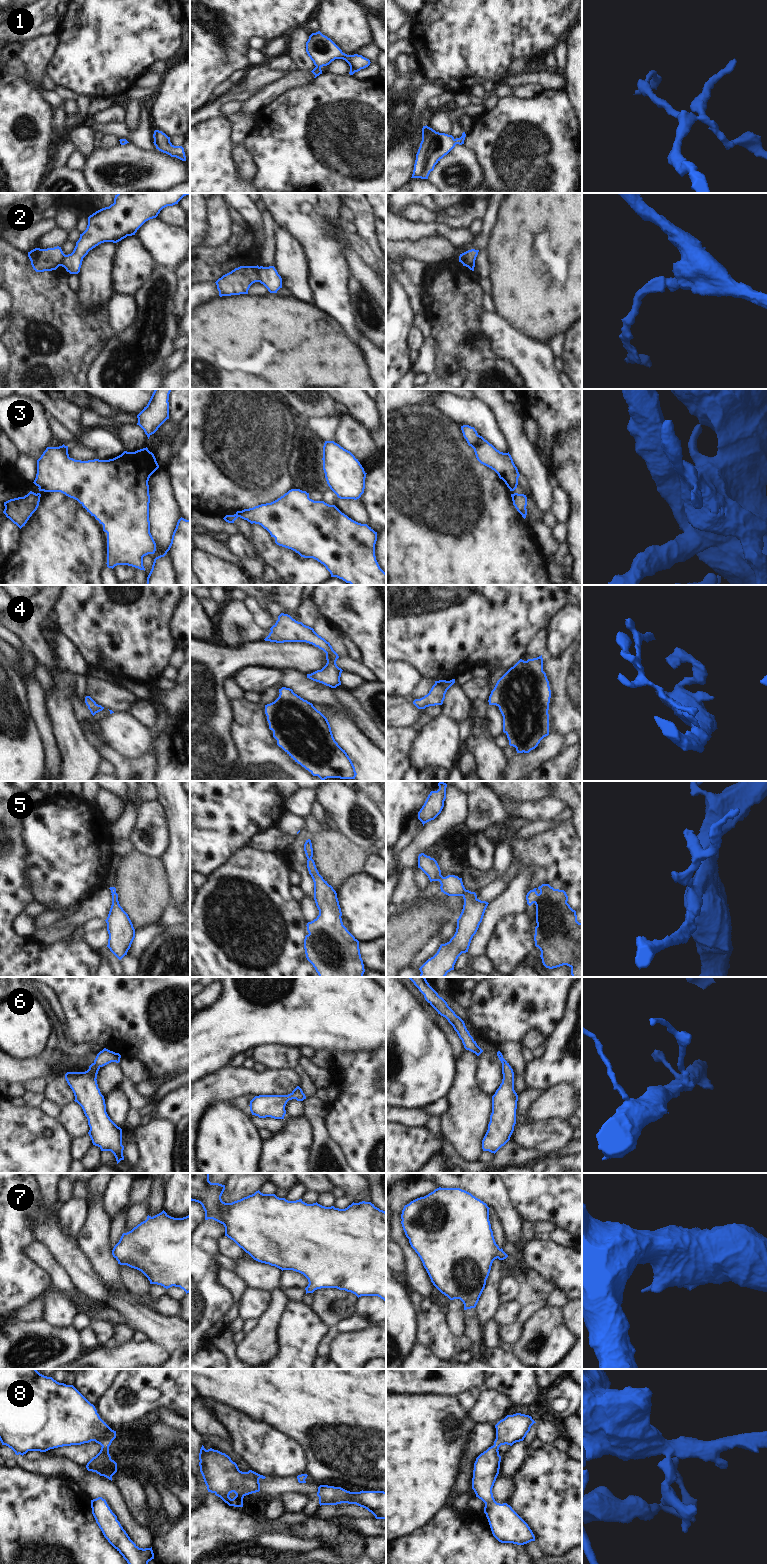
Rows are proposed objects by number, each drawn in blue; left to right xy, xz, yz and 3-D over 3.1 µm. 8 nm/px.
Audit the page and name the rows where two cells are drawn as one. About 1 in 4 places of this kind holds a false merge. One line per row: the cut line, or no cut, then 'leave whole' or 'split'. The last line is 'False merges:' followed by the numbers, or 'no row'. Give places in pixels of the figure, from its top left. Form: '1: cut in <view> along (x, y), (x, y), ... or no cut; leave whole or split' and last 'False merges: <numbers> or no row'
1: no cut; leave whole
2: cut in xz along (259, 267), (258, 281); split
3: cut in xz along (236, 513), (238, 516); split
4: no cut; leave whole
5: no cut; leave whole
6: no cut; leave whole
7: no cut; leave whole
8: no cut; leave whole
False merges: 2, 3

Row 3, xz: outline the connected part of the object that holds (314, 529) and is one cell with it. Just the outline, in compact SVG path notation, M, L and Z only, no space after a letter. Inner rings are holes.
M291 489L271 503L237 511L236 514L251 524L261 525L275 538L277 545L291 549L301 557L317 560L326 567L331 577L337 577L351 585L386 585L386 573L380 568L375 556L377 532L367 524L352 520L335 505L310 499L306 491Z

